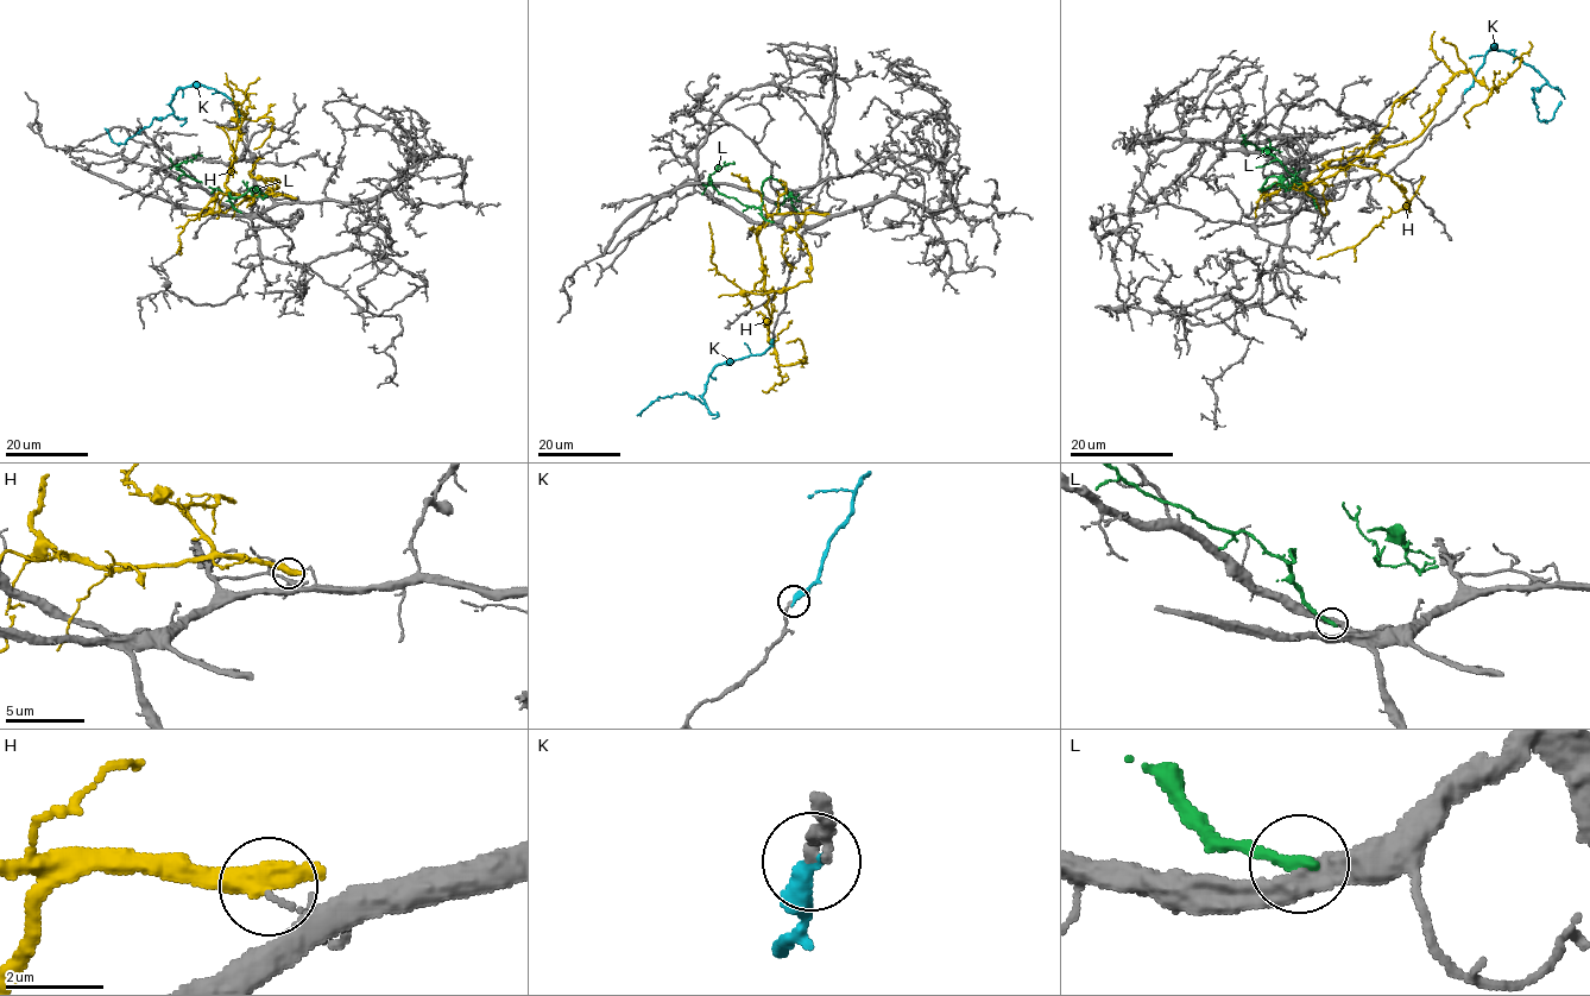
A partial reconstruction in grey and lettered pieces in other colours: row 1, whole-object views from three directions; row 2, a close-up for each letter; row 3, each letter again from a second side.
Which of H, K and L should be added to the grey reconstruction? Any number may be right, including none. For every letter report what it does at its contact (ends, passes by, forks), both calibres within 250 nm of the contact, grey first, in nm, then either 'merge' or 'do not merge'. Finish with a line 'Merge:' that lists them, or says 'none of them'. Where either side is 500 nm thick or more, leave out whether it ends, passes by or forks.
H: 90 nm thick on the grey side, 550 nm on the other; do not merge
K: it ends there; 180 nm thick on the grey side, 360 nm on the other; merge
L: it ends there; 400 nm thick on the grey side, 280 nm on the other; do not merge
Merge: K

